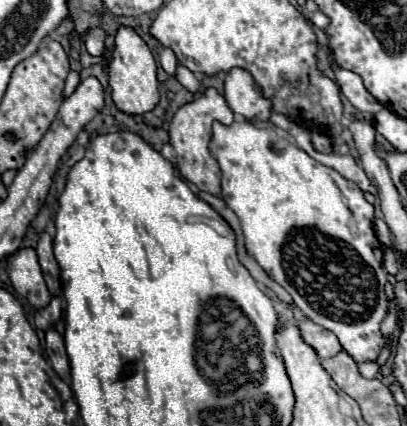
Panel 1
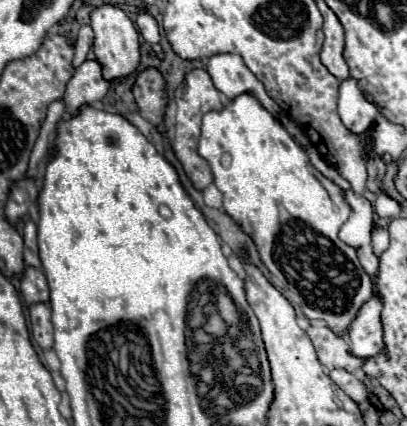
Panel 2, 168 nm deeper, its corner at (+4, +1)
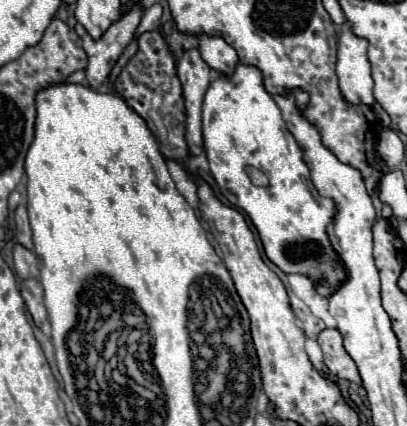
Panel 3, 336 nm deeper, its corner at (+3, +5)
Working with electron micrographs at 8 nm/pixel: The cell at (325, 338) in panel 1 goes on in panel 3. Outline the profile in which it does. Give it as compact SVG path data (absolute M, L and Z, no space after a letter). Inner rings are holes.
M325 329L317 343L323 349L323 361L329 367L329 371L341 379L347 379L355 385L361 385L361 377L357 371L355 361L349 357L349 353L343 347L343 337L337 329Z

